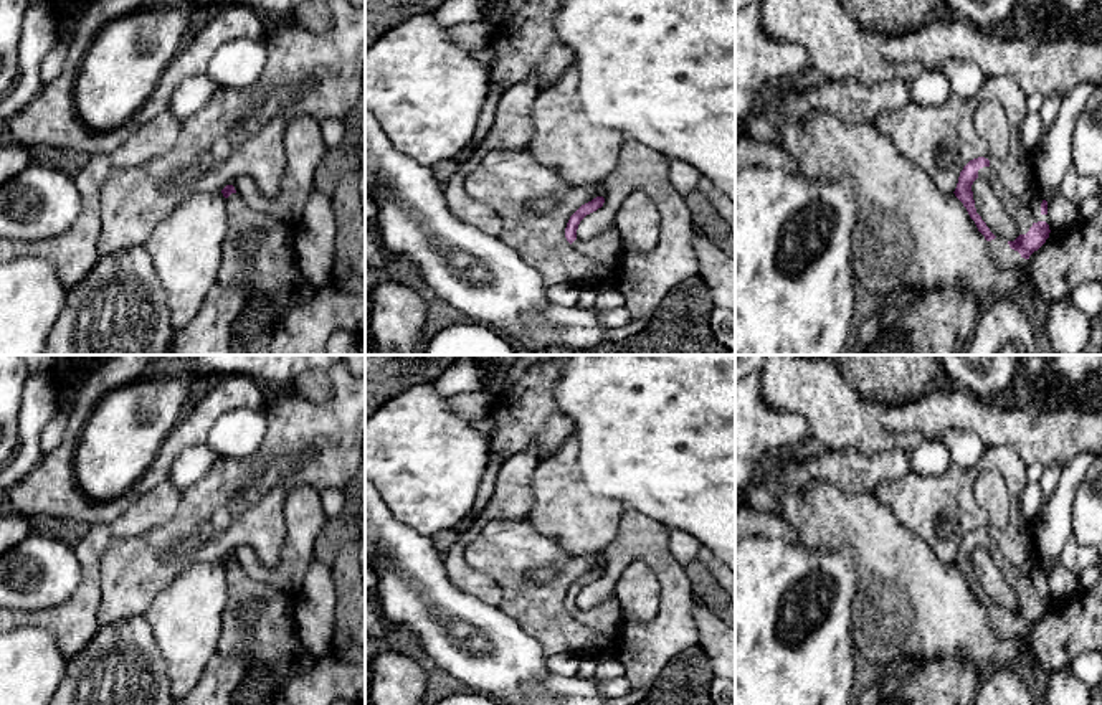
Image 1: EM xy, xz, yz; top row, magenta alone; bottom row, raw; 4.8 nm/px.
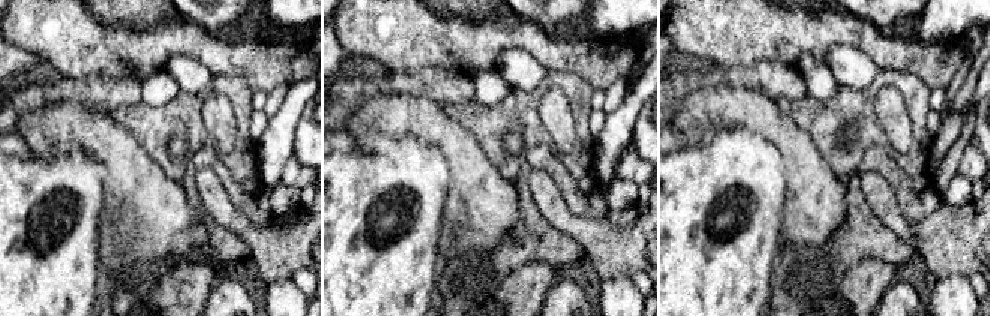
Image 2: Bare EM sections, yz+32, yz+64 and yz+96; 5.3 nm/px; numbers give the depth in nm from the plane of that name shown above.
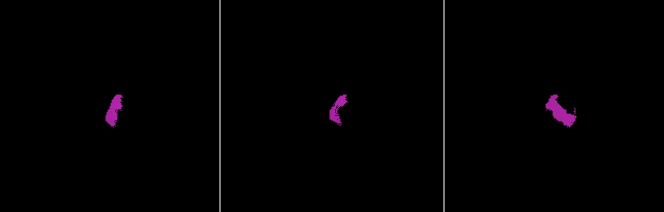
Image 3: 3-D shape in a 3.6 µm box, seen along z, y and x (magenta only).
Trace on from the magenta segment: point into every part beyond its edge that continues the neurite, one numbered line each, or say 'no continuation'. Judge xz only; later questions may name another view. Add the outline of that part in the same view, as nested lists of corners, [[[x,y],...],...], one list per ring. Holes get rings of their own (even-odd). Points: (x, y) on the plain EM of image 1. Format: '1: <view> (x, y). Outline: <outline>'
1: xz (603, 618). Outline: [[[616,598],[601,601],[598,606],[587,611],[577,608],[572,617],[606,637],[608,644],[618,644],[621,637],[618,631],[621,608]]]

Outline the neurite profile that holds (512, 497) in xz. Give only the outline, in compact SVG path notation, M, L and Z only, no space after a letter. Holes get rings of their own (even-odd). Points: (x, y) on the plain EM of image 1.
M527 449L504 461L486 509L444 555L444 565L453 584L492 606L499 606L502 591L494 578L474 570L466 561L464 550L491 520L522 520L529 517L534 504L532 476L540 461L537 449Z

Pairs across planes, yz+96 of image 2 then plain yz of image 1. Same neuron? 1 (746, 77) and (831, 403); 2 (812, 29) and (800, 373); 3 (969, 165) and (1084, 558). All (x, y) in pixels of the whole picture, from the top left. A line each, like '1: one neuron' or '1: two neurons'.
1: two neurons
2: one neuron
3: one neuron

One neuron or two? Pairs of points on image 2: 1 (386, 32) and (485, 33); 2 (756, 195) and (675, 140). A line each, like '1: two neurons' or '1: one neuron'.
1: one neuron
2: two neurons

